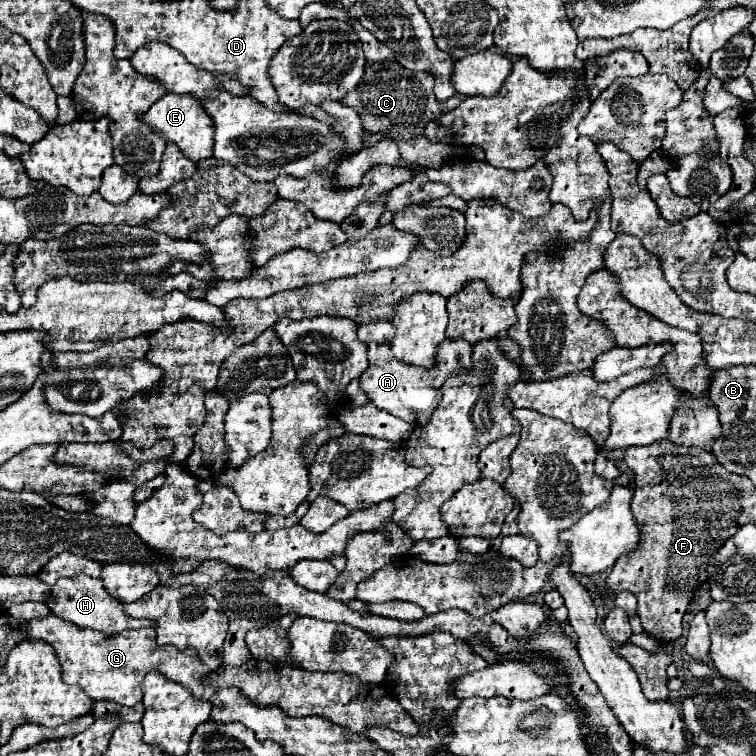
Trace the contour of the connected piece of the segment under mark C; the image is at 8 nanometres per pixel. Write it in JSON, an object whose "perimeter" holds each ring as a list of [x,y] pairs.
{"perimeter":[[[386,62],[382,66],[372,66],[370,70],[366,68],[366,74],[360,82],[358,88],[354,88],[350,94],[346,94],[346,98],[342,100],[346,106],[356,108],[356,112],[362,116],[362,124],[368,132],[380,132],[380,134],[388,134],[400,148],[400,154],[406,162],[416,164],[416,166],[428,166],[428,168],[440,168],[440,164],[444,162],[444,158],[448,158],[450,154],[454,154],[454,146],[442,144],[442,142],[432,142],[424,136],[424,126],[450,112],[456,108],[461,100],[457,96],[453,96],[444,102],[436,100],[434,92],[432,92],[432,74],[422,72],[420,76],[410,76],[408,72],[404,72],[406,76],[402,76],[402,70],[398,62]]]}

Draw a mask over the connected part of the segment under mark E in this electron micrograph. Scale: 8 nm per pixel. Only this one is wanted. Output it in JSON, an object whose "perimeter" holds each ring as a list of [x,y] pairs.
{"perimeter":[[[164,94],[156,104],[152,104],[152,108],[142,116],[144,122],[148,122],[150,126],[154,126],[154,130],[158,130],[166,142],[174,142],[178,144],[178,148],[184,152],[186,158],[190,158],[192,162],[200,162],[206,158],[212,158],[212,148],[214,148],[214,122],[212,118],[206,114],[202,100],[192,96],[192,94]]]}

